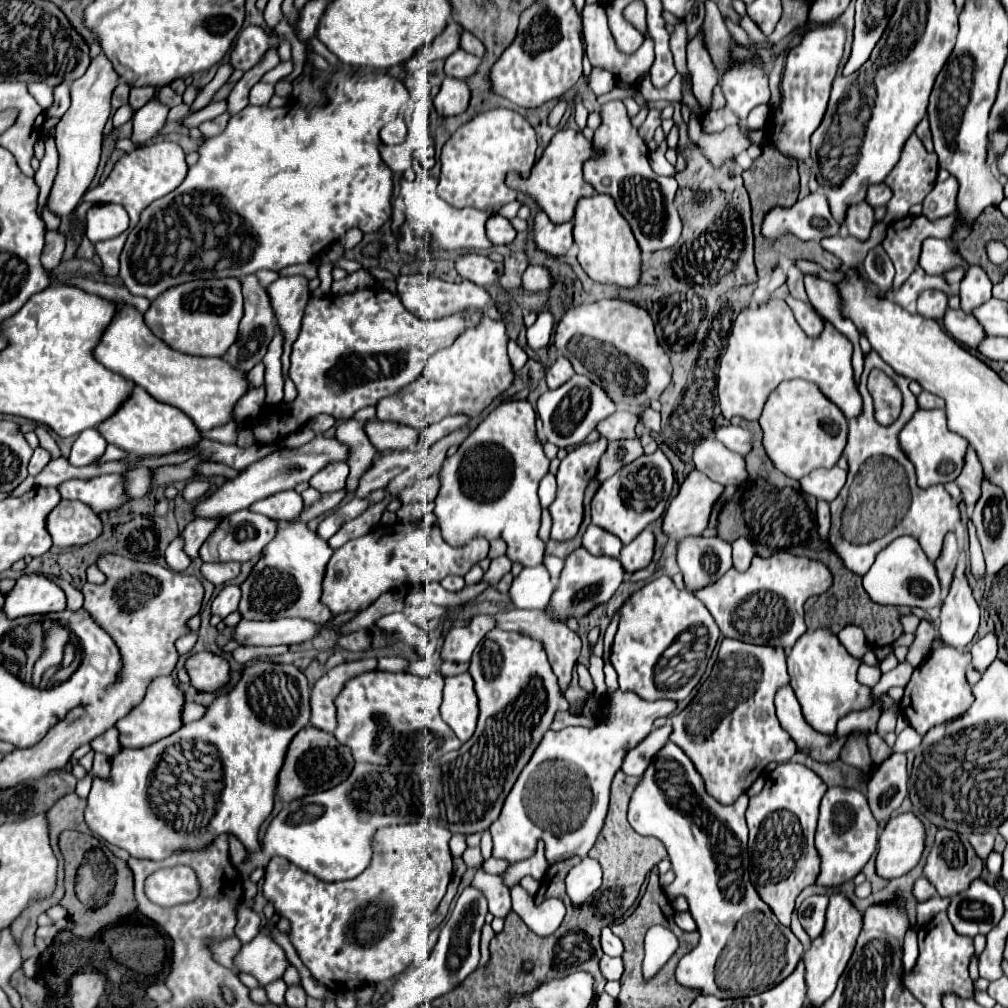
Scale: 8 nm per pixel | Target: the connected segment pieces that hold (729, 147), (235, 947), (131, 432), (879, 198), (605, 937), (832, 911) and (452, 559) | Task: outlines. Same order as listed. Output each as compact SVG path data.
M692 113L688 121L690 141L696 147L700 147L700 151L704 153L704 157L710 161L714 169L720 169L726 161L736 161L736 157L742 151L748 151L748 147L752 145L748 135L750 135L750 129L746 127L746 131L742 131L738 123L726 127L722 133L704 133L702 119L696 113Z
M230 937L230 939L226 939L226 941L212 941L212 943L210 943L210 949L212 949L212 953L214 953L214 959L216 959L220 965L232 969L232 971L238 971L236 963L234 963L234 957L236 957L236 953L240 951L240 947L242 947L242 943L240 943L236 937Z
M134 387L130 399L118 409L118 413L106 419L106 423L102 423L102 427L96 427L96 429L104 435L108 443L120 447L122 451L130 455L138 455L138 457L176 453L186 447L198 445L202 441L202 435L190 417L186 417L174 405L156 401L142 387Z
M880 183L880 185L870 187L870 191L868 191L868 195L866 195L866 201L868 201L868 205L872 205L872 207L882 207L882 205L886 205L890 199L892 199L892 189L890 189L886 183Z
M610 927L602 929L602 949L610 957L622 957L622 953L624 953L624 943L612 933Z
M842 893L830 895L830 905L826 911L826 927L824 927L822 935L812 941L812 947L804 953L808 1003L812 1007L820 1007L834 993L836 983L854 953L860 931L862 931L862 913L852 905L852 901L846 895L842 895Z
M394 523L388 527L378 527L334 551L326 565L320 601L332 611L332 615L342 615L346 611L358 613L368 609L382 593L390 589L442 581L446 575L466 575L486 555L486 539L474 539L474 543L456 549L442 539L438 525Z

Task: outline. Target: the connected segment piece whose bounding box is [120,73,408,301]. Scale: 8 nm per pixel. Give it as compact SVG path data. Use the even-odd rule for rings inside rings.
M336 73L334 75L334 87L326 91L326 97L328 99L326 99L324 105L310 107L310 109L304 109L294 101L284 105L284 107L278 107L278 109L270 109L266 105L264 107L248 105L240 113L230 117L226 129L220 135L206 139L206 143L200 145L198 163L188 169L188 175L180 183L180 187L174 189L172 193L164 195L162 199L152 201L142 211L140 223L130 231L128 245L124 247L124 251L120 255L120 279L124 281L126 289L132 295L140 295L140 297L146 297L146 299L152 301L158 295L162 295L164 291L168 291L176 285L188 283L188 281L196 281L196 279L224 279L224 277L238 277L240 279L244 275L256 273L260 269L280 271L282 267L288 267L288 265L308 263L354 225L358 229L362 229L362 233L378 231L390 219L390 195L392 195L392 171L380 159L378 131L404 109L404 105L408 103L408 91L398 79L394 79L386 73L368 73L368 75L358 75L358 77ZM222 207L230 213L236 213L240 219L222 219ZM204 237L210 239L210 249L204 249Z

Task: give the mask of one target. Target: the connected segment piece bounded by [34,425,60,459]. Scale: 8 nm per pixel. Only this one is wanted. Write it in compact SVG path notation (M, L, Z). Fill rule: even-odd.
M38 425L36 429L34 429L34 433L38 435L38 439L40 439L40 445L42 447L46 447L50 453L52 453L52 457L56 459L56 457L60 457L60 451L58 451L58 447L56 447L56 443L54 443L54 439L50 437L50 433L42 427L42 425Z

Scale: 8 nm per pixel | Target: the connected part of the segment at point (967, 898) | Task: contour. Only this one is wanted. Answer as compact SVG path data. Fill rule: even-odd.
M976 879L966 891L952 897L948 907L948 917L958 935L988 935L1002 919L1004 903L1002 893L984 883L984 879Z

